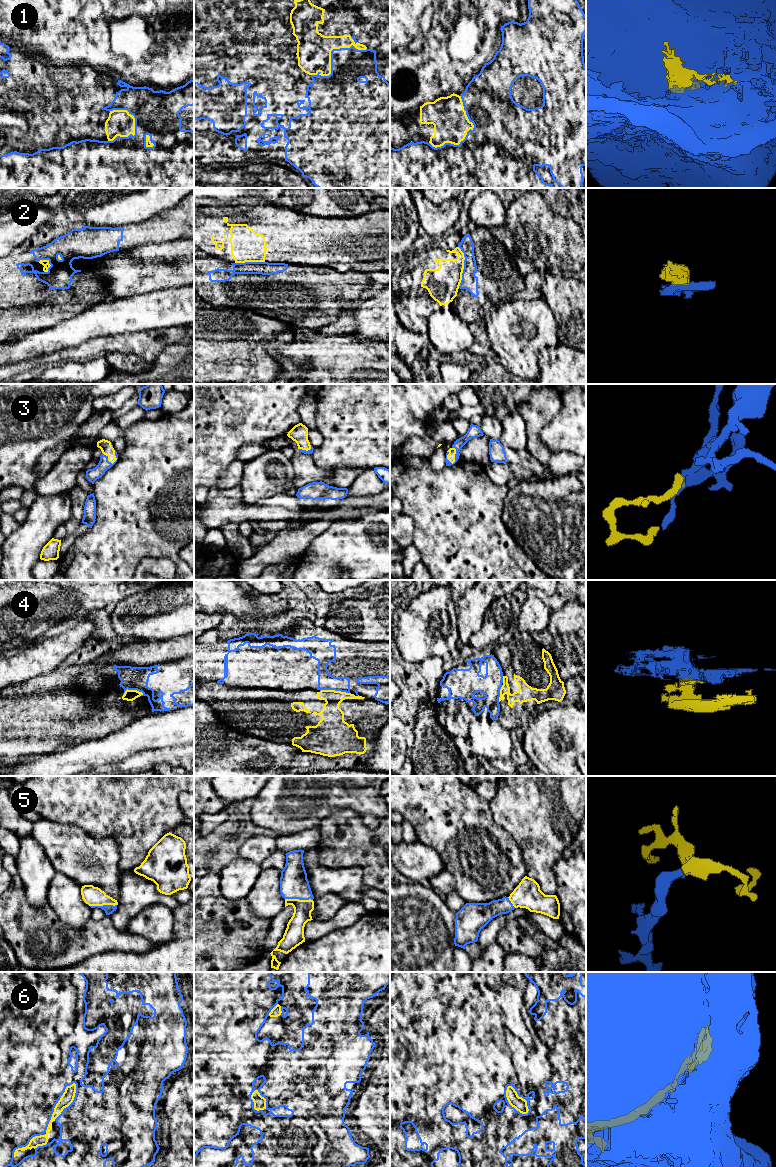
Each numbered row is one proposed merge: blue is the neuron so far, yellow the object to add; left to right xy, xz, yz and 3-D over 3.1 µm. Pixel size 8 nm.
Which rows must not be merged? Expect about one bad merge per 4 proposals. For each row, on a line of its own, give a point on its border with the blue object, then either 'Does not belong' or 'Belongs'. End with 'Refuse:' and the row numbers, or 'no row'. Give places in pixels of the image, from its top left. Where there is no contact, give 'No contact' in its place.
1: Touches blue at yz (467, 132). Belongs
2: Touches blue at yz (464, 267). Does not belong
3: Touches blue at yz (455, 456). Belongs
4: Touches blue at xz (335, 690). Does not belong
5: Touches blue at xz (299, 899). Belongs
6: Touches blue at xy (55, 1105). Belongs
Refuse: 2, 4

